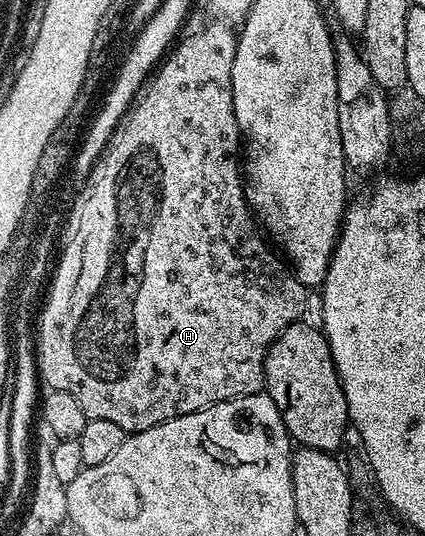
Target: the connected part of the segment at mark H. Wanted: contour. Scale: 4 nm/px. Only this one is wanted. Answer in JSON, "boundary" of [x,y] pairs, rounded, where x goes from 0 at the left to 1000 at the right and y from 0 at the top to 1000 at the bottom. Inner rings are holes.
{"boundary":[[[508,45],[518,47],[489,47],[445,69],[421,71],[424,86],[414,84],[374,116],[372,127],[355,138],[334,172],[268,237],[207,330],[186,347],[169,388],[160,394],[155,418],[146,427],[151,466],[139,466],[136,485],[118,517],[122,541],[113,547],[113,563],[106,565],[104,578],[94,576],[89,584],[82,672],[101,716],[106,711],[115,728],[169,737],[209,785],[249,782],[259,789],[278,789],[294,812],[332,808],[353,797],[372,797],[372,789],[391,789],[412,778],[475,767],[485,759],[553,741],[614,731],[621,726],[626,655],[661,618],[689,599],[708,597],[725,576],[727,534],[708,528],[685,500],[652,478],[642,459],[616,440],[584,379],[565,295],[569,250],[560,237],[560,222],[551,215],[546,175],[558,63],[548,56],[544,62],[534,45]]]}

